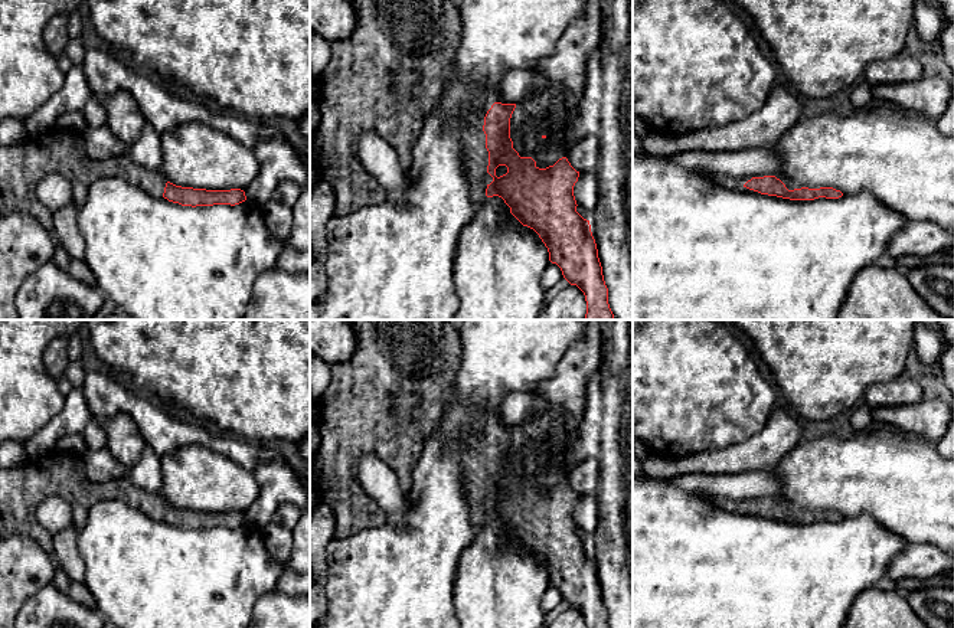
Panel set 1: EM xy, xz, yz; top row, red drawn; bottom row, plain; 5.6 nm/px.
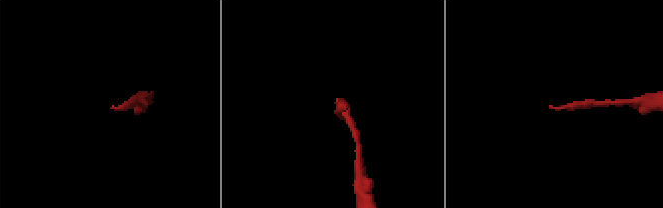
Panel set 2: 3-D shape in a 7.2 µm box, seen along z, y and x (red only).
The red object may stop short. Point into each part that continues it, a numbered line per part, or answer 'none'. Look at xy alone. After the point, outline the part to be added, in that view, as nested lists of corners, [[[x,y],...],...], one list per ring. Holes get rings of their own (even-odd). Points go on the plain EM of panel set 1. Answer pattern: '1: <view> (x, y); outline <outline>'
1: xy (22, 490); outline [[[49,454],[37,459],[27,459],[17,468],[0,470],[0,539],[26,534],[37,542],[45,553],[52,556],[53,540],[36,519],[40,503],[48,497],[61,497],[72,508],[73,527],[81,530],[86,524],[91,507],[101,500],[121,500],[148,516],[163,520],[166,500],[160,493],[150,493],[134,485],[128,478],[120,481],[92,483],[85,477],[85,467],[72,454]]]

